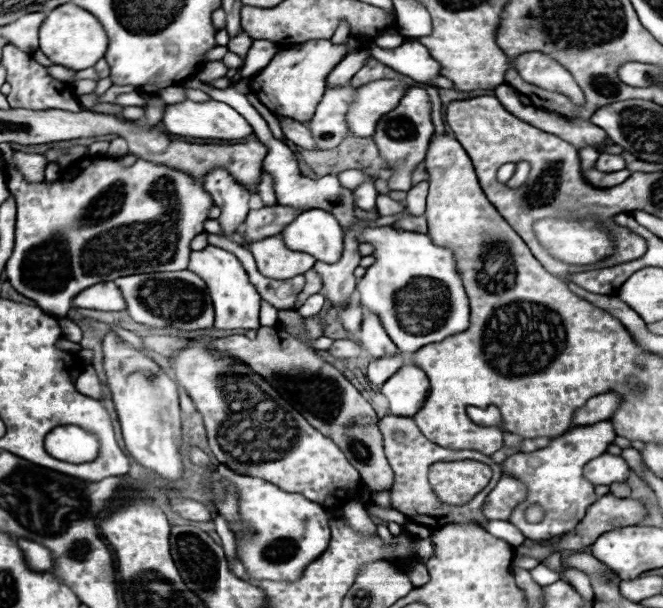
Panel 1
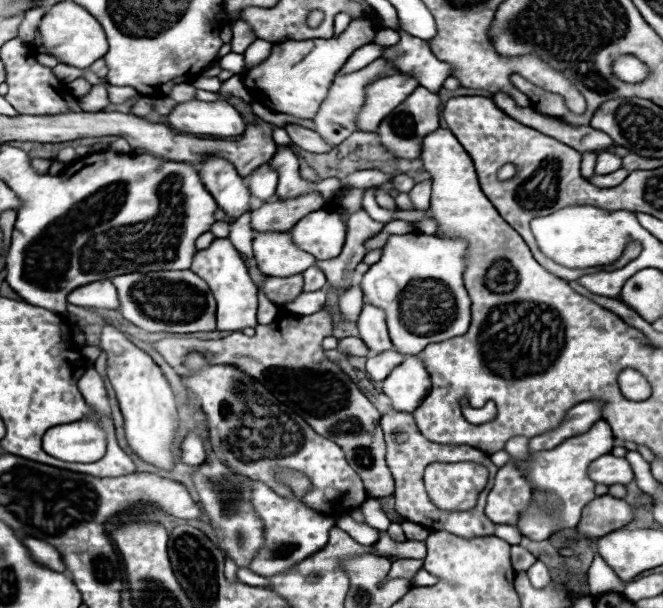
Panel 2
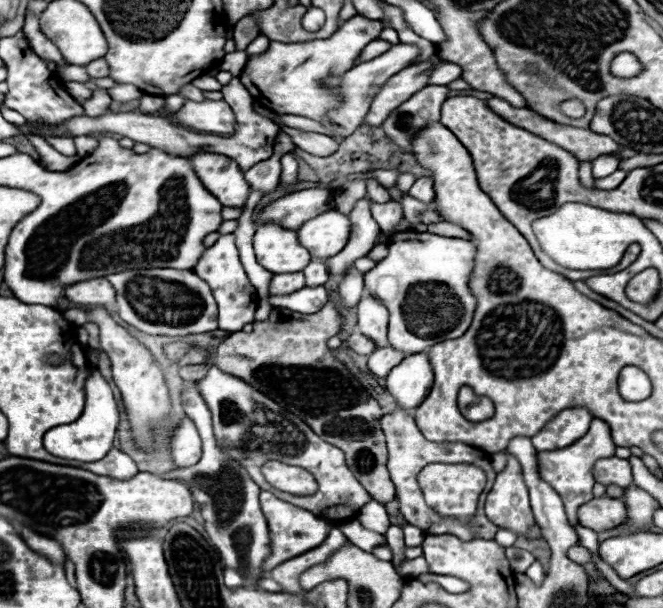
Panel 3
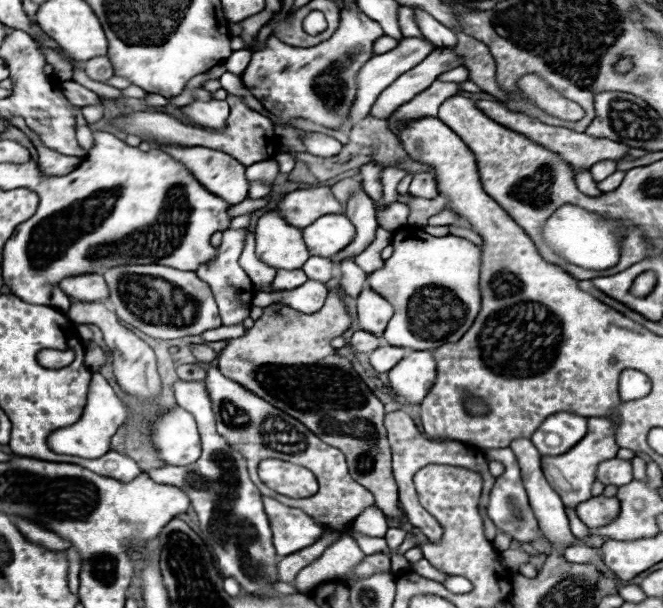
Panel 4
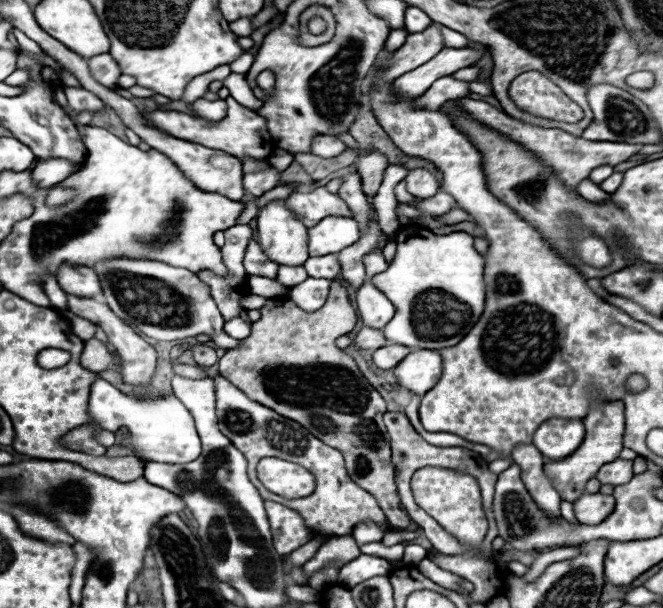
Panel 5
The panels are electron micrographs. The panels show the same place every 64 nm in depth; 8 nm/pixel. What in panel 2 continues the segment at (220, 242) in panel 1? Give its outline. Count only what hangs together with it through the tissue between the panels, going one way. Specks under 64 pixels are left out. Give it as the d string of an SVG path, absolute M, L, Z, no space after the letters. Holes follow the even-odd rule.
M302 274L296 276L288 276L288 278L272 278L268 276L262 282L262 292L266 294L266 298L278 306L292 302L300 292L302 292Z

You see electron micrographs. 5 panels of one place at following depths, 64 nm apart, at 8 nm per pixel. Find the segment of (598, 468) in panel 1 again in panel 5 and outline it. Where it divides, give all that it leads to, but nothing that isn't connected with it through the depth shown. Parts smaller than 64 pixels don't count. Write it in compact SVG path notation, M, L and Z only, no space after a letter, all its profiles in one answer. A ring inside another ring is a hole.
M616 458L608 464L604 464L596 478L602 482L602 484L612 484L612 486L618 486L618 484L626 484L630 482L634 476L632 472L632 460L622 460L622 458Z

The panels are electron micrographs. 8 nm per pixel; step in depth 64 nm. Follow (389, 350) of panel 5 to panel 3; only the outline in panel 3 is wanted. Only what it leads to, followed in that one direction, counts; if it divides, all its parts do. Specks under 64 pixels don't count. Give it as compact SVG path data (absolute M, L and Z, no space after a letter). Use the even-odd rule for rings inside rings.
M392 346L388 348L378 348L368 356L368 368L376 378L386 378L386 374L398 366L406 358L404 352L394 350Z

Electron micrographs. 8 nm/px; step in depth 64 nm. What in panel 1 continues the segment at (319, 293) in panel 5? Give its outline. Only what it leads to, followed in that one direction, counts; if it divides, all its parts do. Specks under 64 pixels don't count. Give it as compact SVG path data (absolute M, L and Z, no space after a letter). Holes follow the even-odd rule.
M312 294L300 308L298 312L304 316L304 318L310 318L310 316L316 316L324 306L324 296L322 294Z

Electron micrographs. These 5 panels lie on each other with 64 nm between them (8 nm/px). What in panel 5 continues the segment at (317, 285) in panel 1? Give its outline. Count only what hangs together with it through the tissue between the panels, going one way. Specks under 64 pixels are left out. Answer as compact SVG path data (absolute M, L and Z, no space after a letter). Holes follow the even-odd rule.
M326 254L326 256L310 256L304 262L304 268L308 272L308 276L312 278L326 278L326 280L334 280L340 274L340 264L336 260L334 254Z

